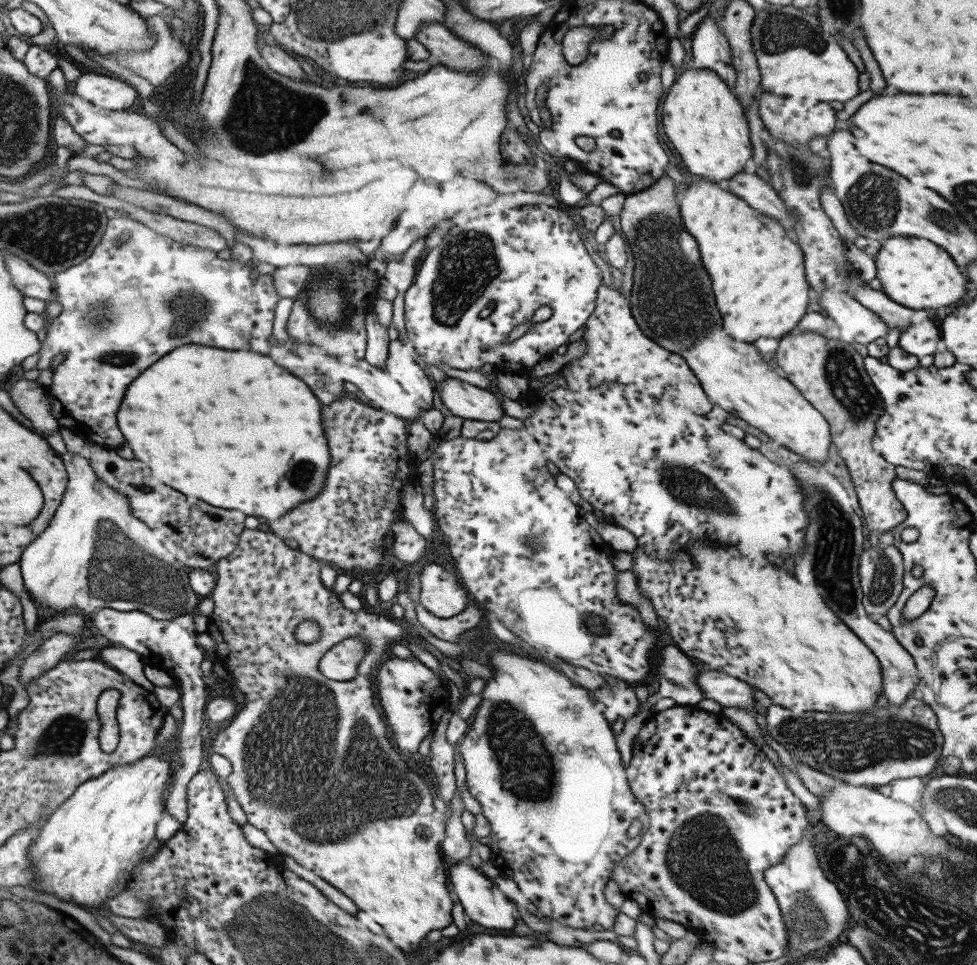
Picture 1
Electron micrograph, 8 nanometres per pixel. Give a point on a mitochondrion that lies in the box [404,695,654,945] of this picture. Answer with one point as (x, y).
(517, 747)

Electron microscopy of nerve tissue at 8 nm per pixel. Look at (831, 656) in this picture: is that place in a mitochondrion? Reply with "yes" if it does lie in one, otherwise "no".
no

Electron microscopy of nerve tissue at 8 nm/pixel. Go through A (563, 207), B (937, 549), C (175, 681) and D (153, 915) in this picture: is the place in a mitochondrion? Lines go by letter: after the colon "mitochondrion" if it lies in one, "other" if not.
A: other
B: other
C: other
D: other

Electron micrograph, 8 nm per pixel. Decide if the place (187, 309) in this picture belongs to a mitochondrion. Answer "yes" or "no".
yes

